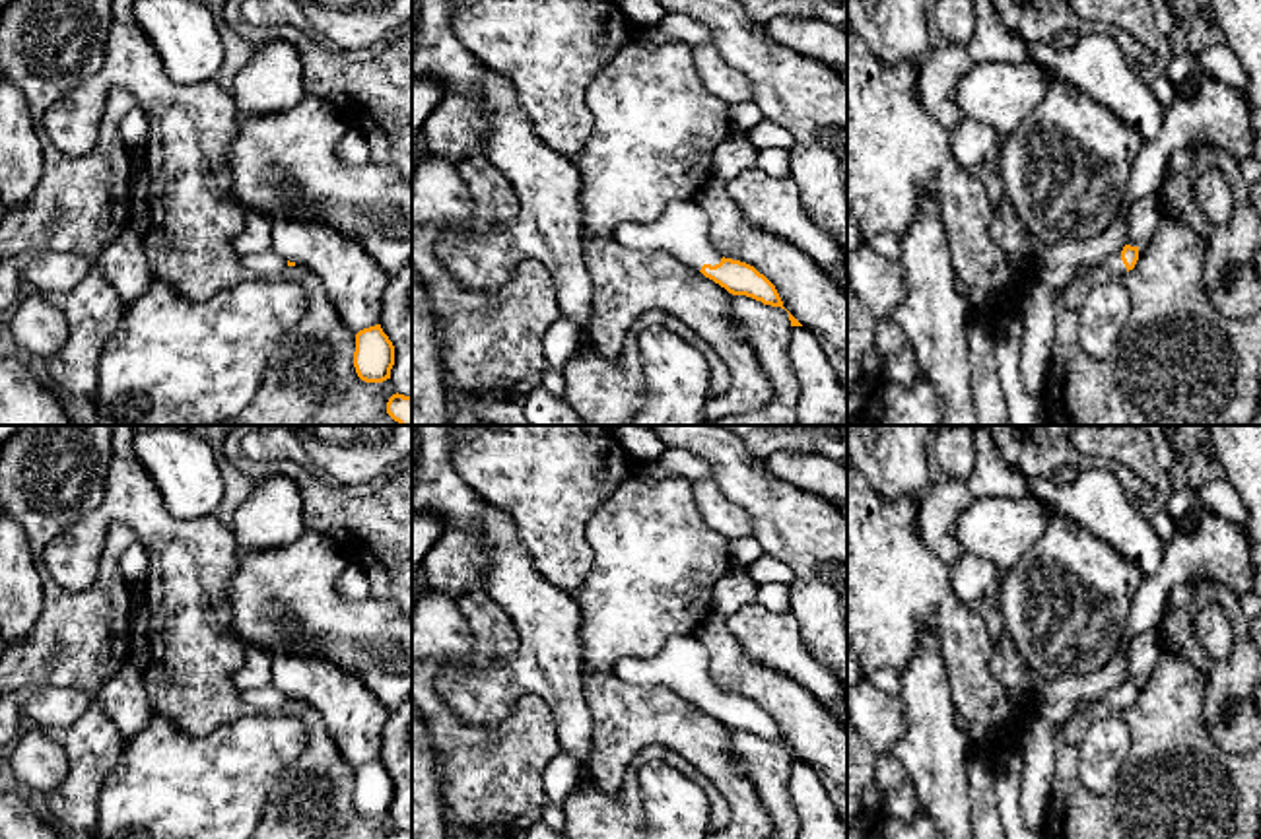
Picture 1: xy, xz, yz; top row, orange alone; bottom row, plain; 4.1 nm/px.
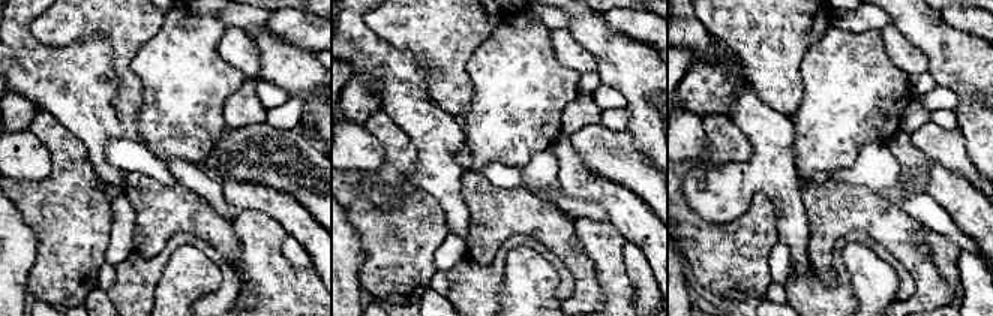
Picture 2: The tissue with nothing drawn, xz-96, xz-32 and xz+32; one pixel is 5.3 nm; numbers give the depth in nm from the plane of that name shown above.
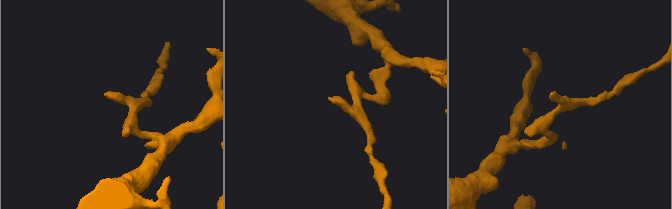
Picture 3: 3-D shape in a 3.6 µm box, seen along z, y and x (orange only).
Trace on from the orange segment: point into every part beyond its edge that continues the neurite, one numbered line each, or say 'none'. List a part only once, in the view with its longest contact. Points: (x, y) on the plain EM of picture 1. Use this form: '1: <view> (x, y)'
1: xz (682, 665)

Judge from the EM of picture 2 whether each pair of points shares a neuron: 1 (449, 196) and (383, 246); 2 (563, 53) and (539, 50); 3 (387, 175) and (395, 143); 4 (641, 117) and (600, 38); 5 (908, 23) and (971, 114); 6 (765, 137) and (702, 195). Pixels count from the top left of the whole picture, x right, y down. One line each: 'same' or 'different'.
1: different
2: different
3: same
4: same
5: same
6: same

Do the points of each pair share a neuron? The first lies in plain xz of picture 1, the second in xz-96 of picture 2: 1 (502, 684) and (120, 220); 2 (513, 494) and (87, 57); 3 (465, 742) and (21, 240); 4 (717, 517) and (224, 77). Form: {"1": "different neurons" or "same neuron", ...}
{"1": "different neurons", "2": "different neurons", "3": "different neurons", "4": "different neurons"}

